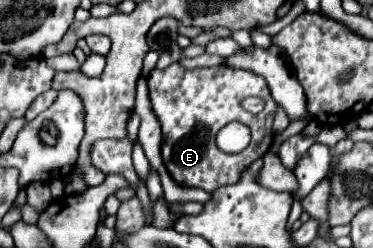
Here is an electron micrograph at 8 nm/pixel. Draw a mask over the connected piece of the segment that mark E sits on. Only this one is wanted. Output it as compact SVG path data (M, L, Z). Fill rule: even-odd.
M172 63L168 69L154 69L148 75L148 89L152 111L162 125L162 159L178 185L200 187L212 193L222 185L236 183L240 173L252 161L264 157L274 141L272 121L278 105L270 97L270 91L266 91L264 79L252 71L230 69L226 65L188 71ZM246 97L264 99L264 109L258 115L248 113L240 105ZM232 121L240 121L252 131L250 145L238 155L224 153L216 147L216 133Z

